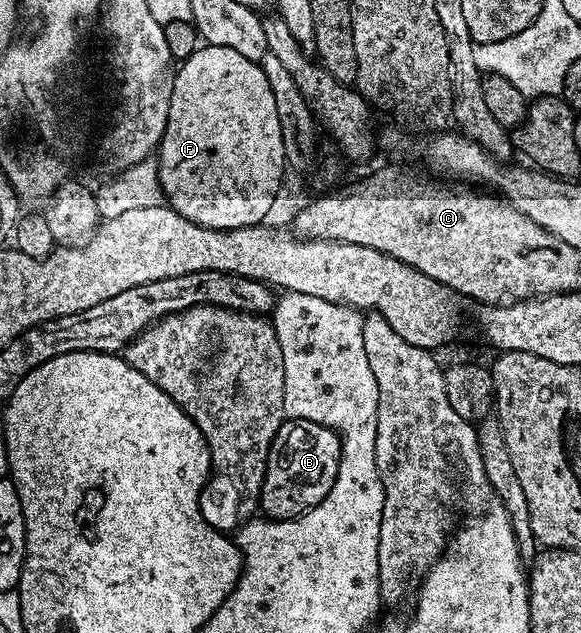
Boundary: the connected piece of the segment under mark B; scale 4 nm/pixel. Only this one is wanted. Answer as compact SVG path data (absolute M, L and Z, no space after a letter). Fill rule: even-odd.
M287 419L270 443L262 483L260 508L274 522L297 520L317 506L332 490L342 457L342 440L333 428L316 422Z

